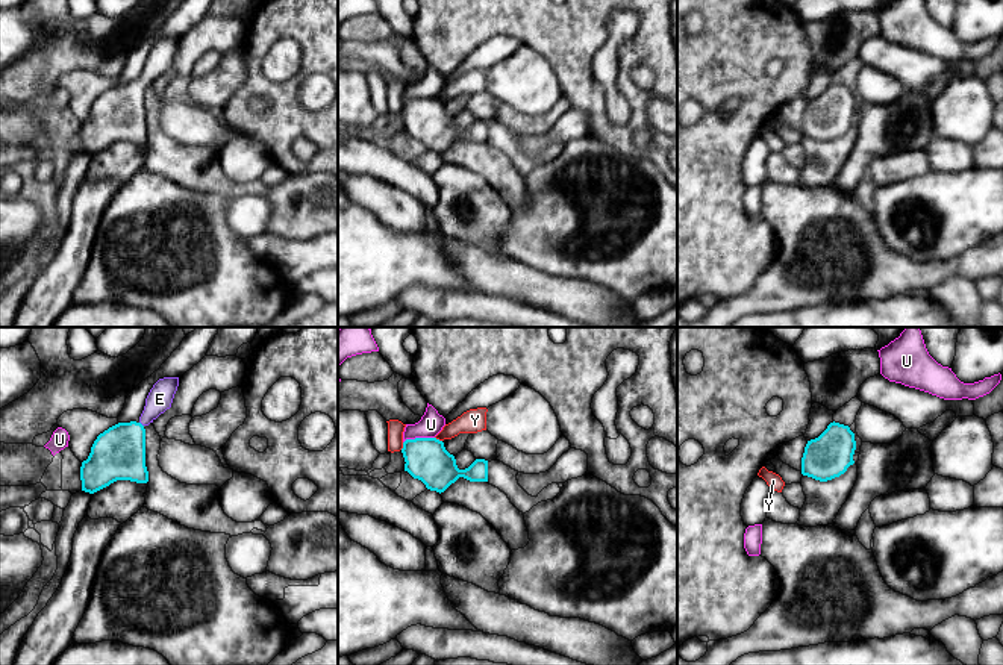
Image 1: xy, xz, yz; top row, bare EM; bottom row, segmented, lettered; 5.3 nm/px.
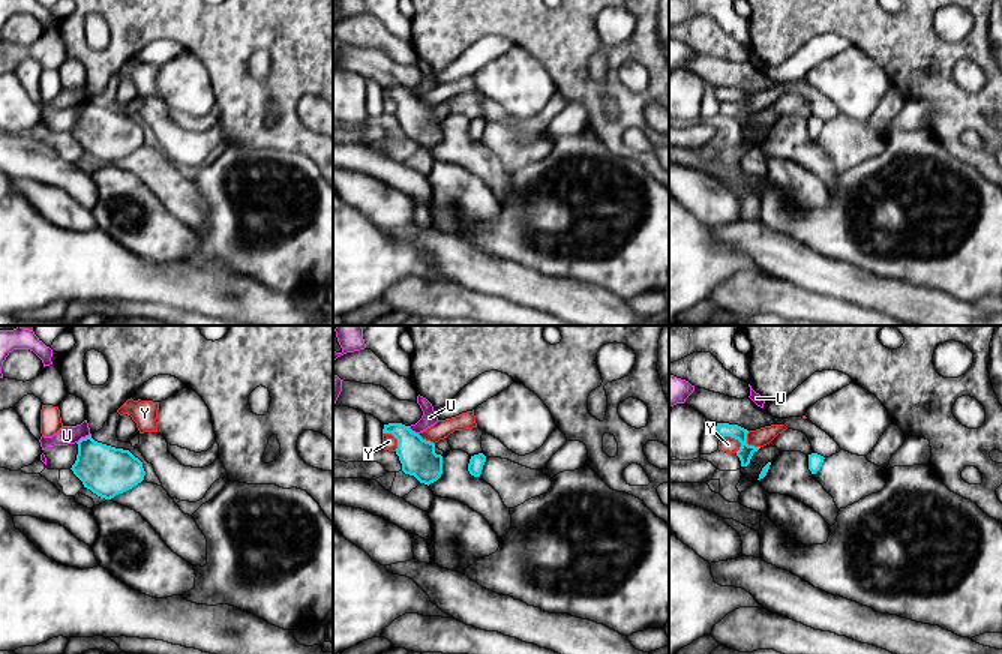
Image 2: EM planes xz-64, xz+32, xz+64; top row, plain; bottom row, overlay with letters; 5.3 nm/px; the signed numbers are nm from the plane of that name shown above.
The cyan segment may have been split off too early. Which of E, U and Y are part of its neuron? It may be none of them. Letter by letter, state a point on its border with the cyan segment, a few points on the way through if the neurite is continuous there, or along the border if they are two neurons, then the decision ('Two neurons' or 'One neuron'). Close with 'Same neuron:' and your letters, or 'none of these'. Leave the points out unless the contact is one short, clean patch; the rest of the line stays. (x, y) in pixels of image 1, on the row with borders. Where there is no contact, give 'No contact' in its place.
E: Touches cyan at xy (141, 424). Path across: xy (118, 453), (141, 424), (159, 399). One neuron
U: Touches cyan at xz (418, 438). Boundary: xz (434, 437), (415, 437), (403, 443). Two neurons
Y: Touches cyan at xz (438, 440). Two neurons
Same neuron: E

